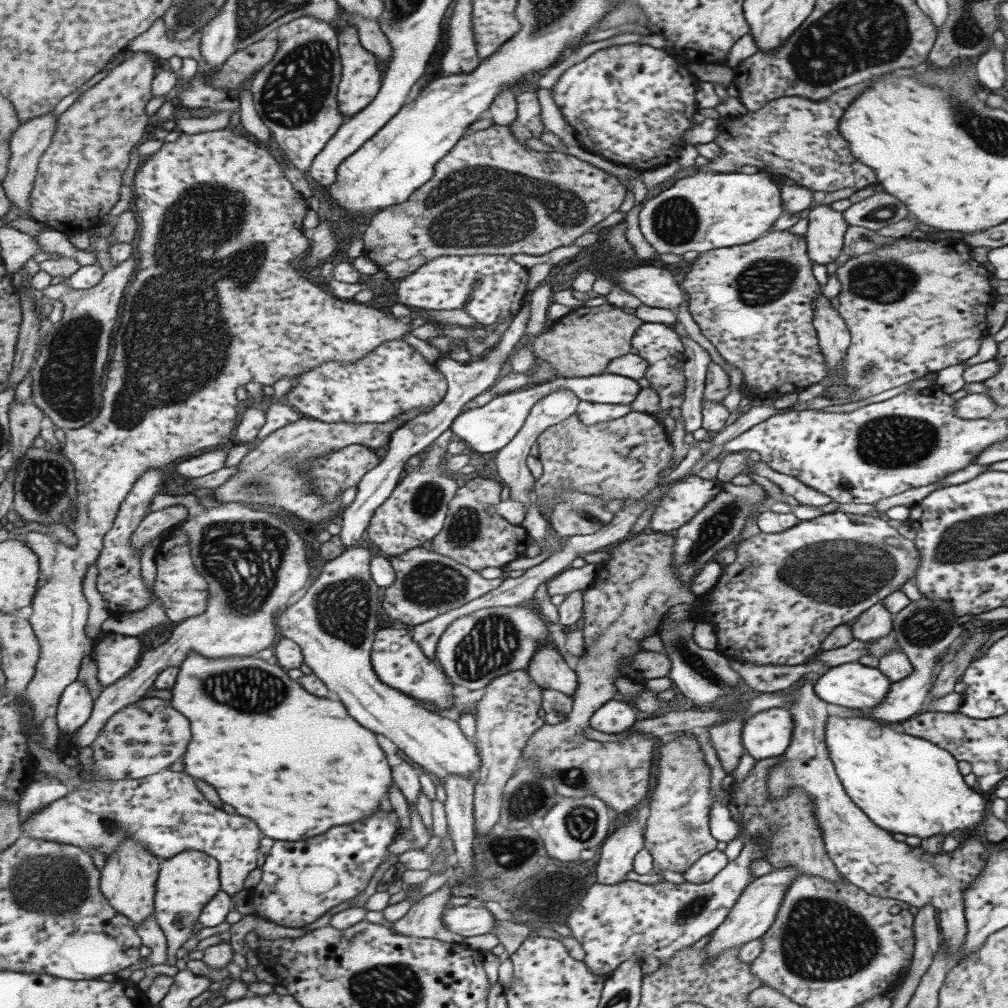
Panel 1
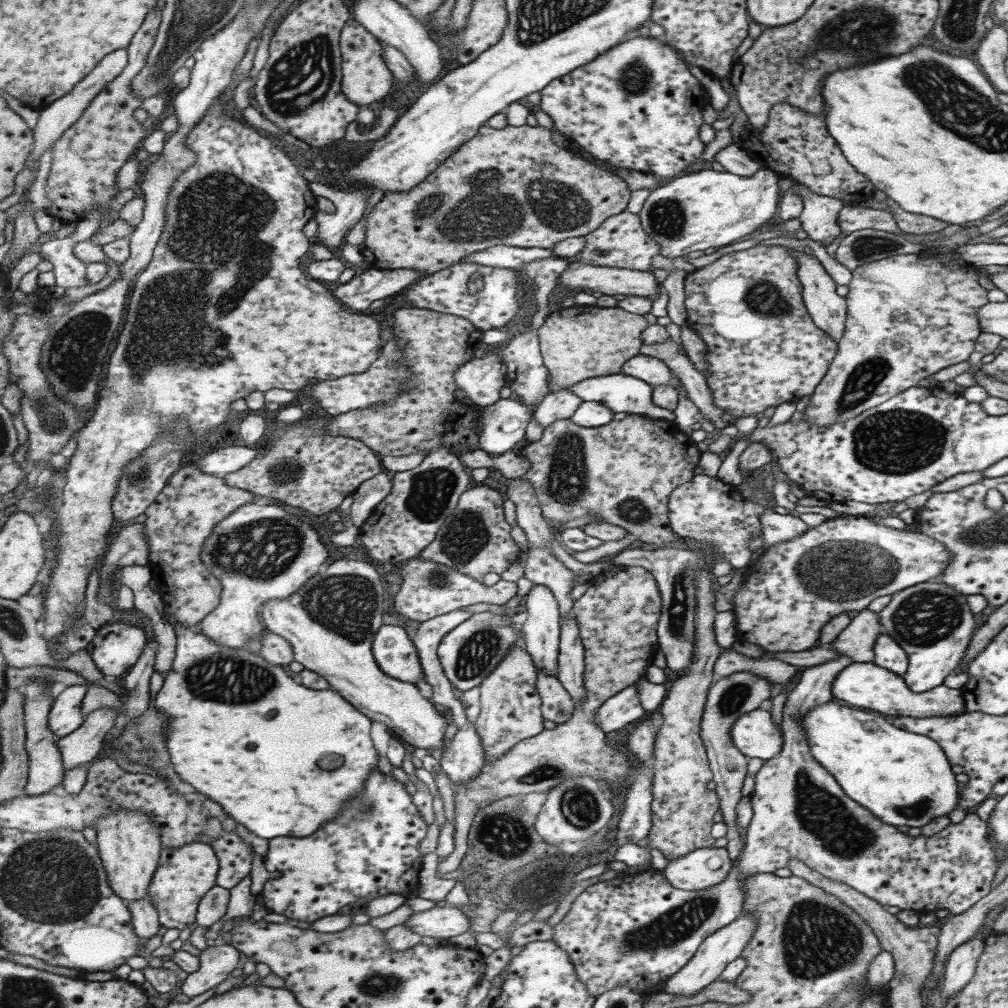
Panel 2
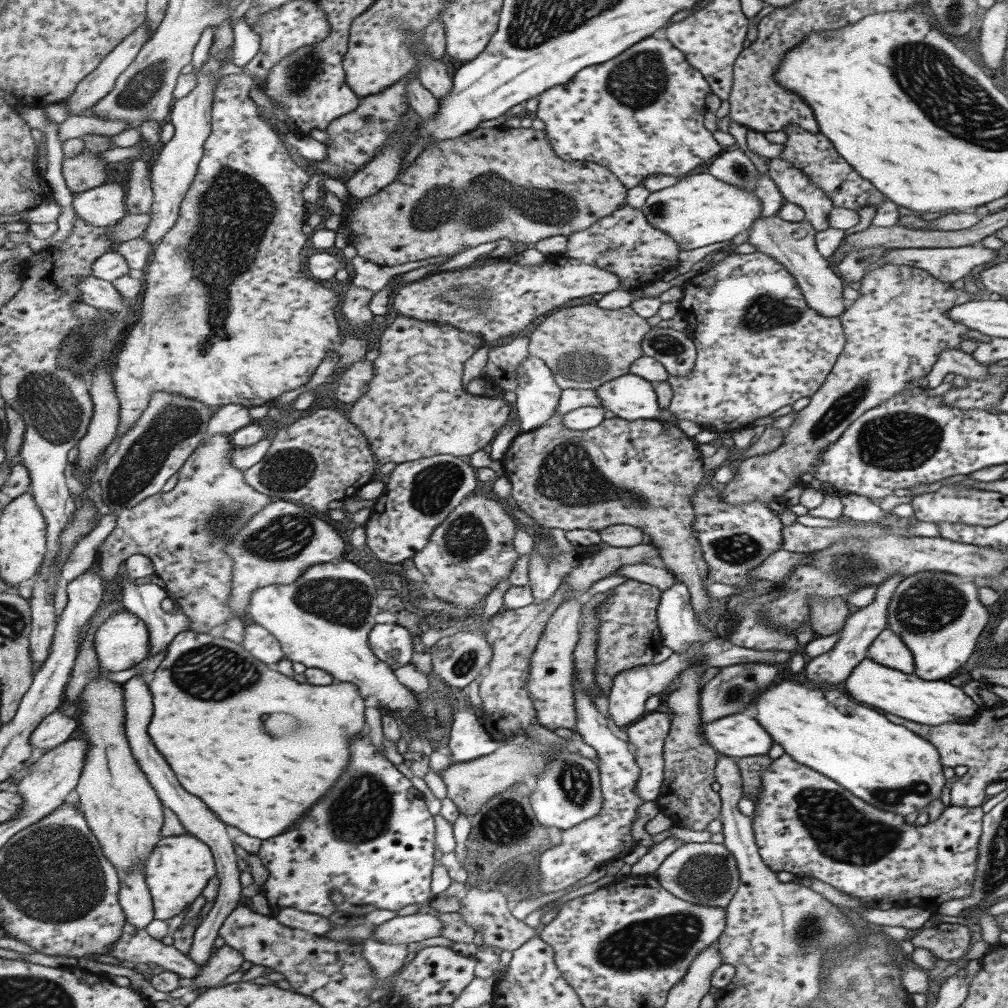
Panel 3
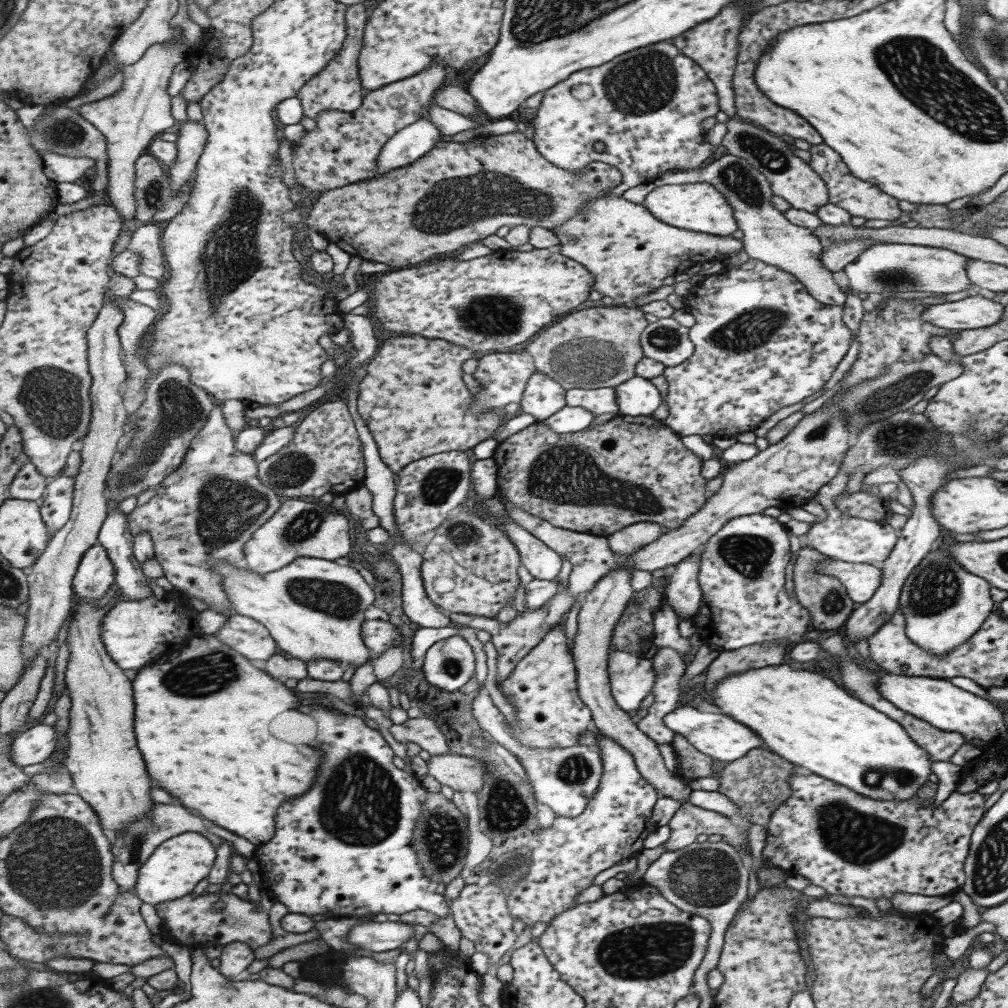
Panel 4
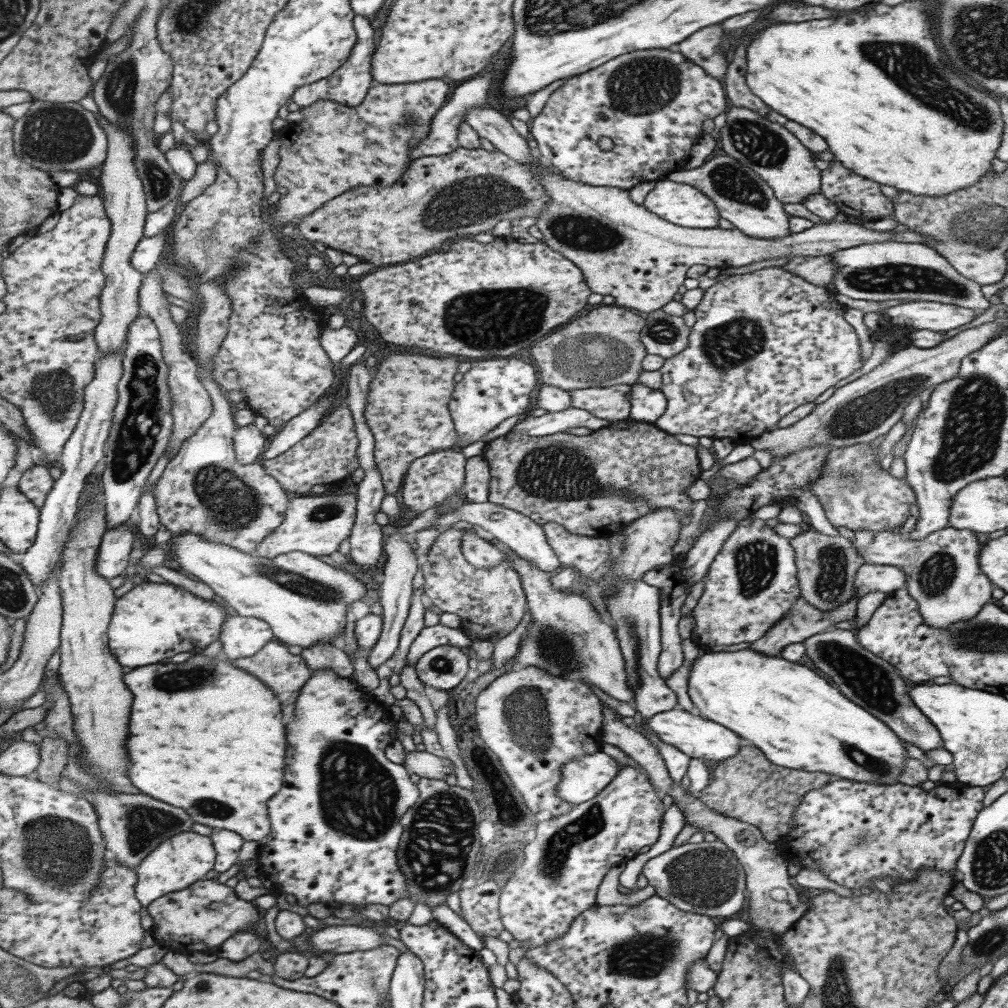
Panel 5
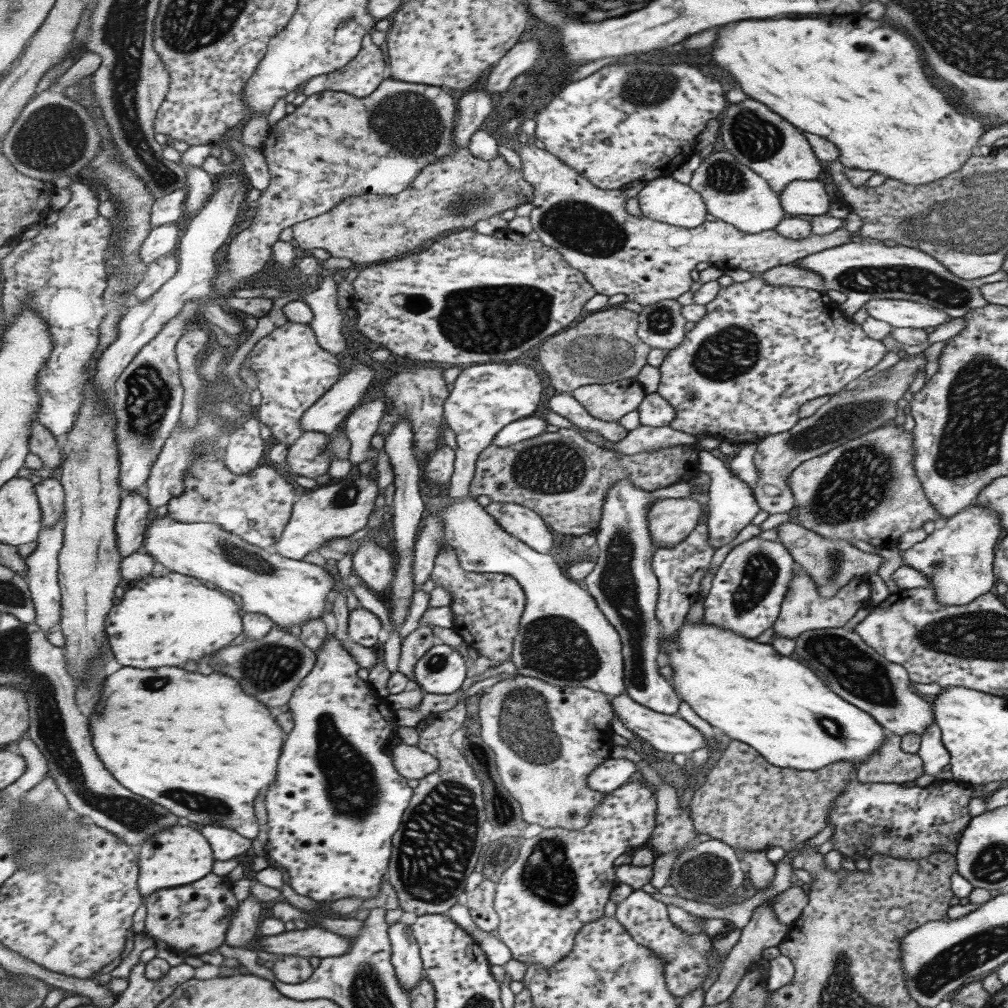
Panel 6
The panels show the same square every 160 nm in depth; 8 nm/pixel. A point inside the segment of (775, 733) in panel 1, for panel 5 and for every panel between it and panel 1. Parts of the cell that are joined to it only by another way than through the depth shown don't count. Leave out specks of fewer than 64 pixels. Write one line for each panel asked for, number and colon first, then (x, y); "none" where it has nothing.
2: (753, 734)
3: (737, 735)
4: (720, 737)
5: (693, 735)

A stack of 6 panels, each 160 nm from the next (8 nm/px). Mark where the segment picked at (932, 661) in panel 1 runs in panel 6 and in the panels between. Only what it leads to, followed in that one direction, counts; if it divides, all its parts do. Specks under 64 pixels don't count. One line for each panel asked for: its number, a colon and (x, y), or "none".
2: (931, 623)
3: (938, 616)
4: (943, 605)
5: (942, 572)
6: (957, 556)

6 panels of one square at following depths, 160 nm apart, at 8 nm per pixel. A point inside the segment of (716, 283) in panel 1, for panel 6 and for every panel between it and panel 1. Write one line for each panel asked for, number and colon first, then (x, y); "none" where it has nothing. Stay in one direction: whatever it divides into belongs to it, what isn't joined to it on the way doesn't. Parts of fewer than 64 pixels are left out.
2: (762, 349)
3: (759, 347)
4: (761, 343)
5: (763, 343)
6: (760, 352)

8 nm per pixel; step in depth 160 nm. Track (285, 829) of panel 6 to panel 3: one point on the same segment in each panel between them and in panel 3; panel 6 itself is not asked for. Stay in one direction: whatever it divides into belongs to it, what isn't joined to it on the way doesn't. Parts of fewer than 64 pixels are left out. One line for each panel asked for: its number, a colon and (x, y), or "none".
3: (372, 837)
4: (347, 848)
5: (336, 829)

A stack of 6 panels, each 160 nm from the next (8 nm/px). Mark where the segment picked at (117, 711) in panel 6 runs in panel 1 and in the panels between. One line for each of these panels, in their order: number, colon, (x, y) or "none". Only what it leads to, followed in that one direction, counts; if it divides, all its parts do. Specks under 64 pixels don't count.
1: (299, 765)
2: (264, 772)
3: (217, 745)
4: (205, 731)
5: (206, 735)

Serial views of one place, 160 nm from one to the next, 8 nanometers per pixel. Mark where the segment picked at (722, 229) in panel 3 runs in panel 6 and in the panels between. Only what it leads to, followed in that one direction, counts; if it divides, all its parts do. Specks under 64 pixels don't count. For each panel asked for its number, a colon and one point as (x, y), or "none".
4: (698, 207)
5: (681, 204)
6: (663, 199)

